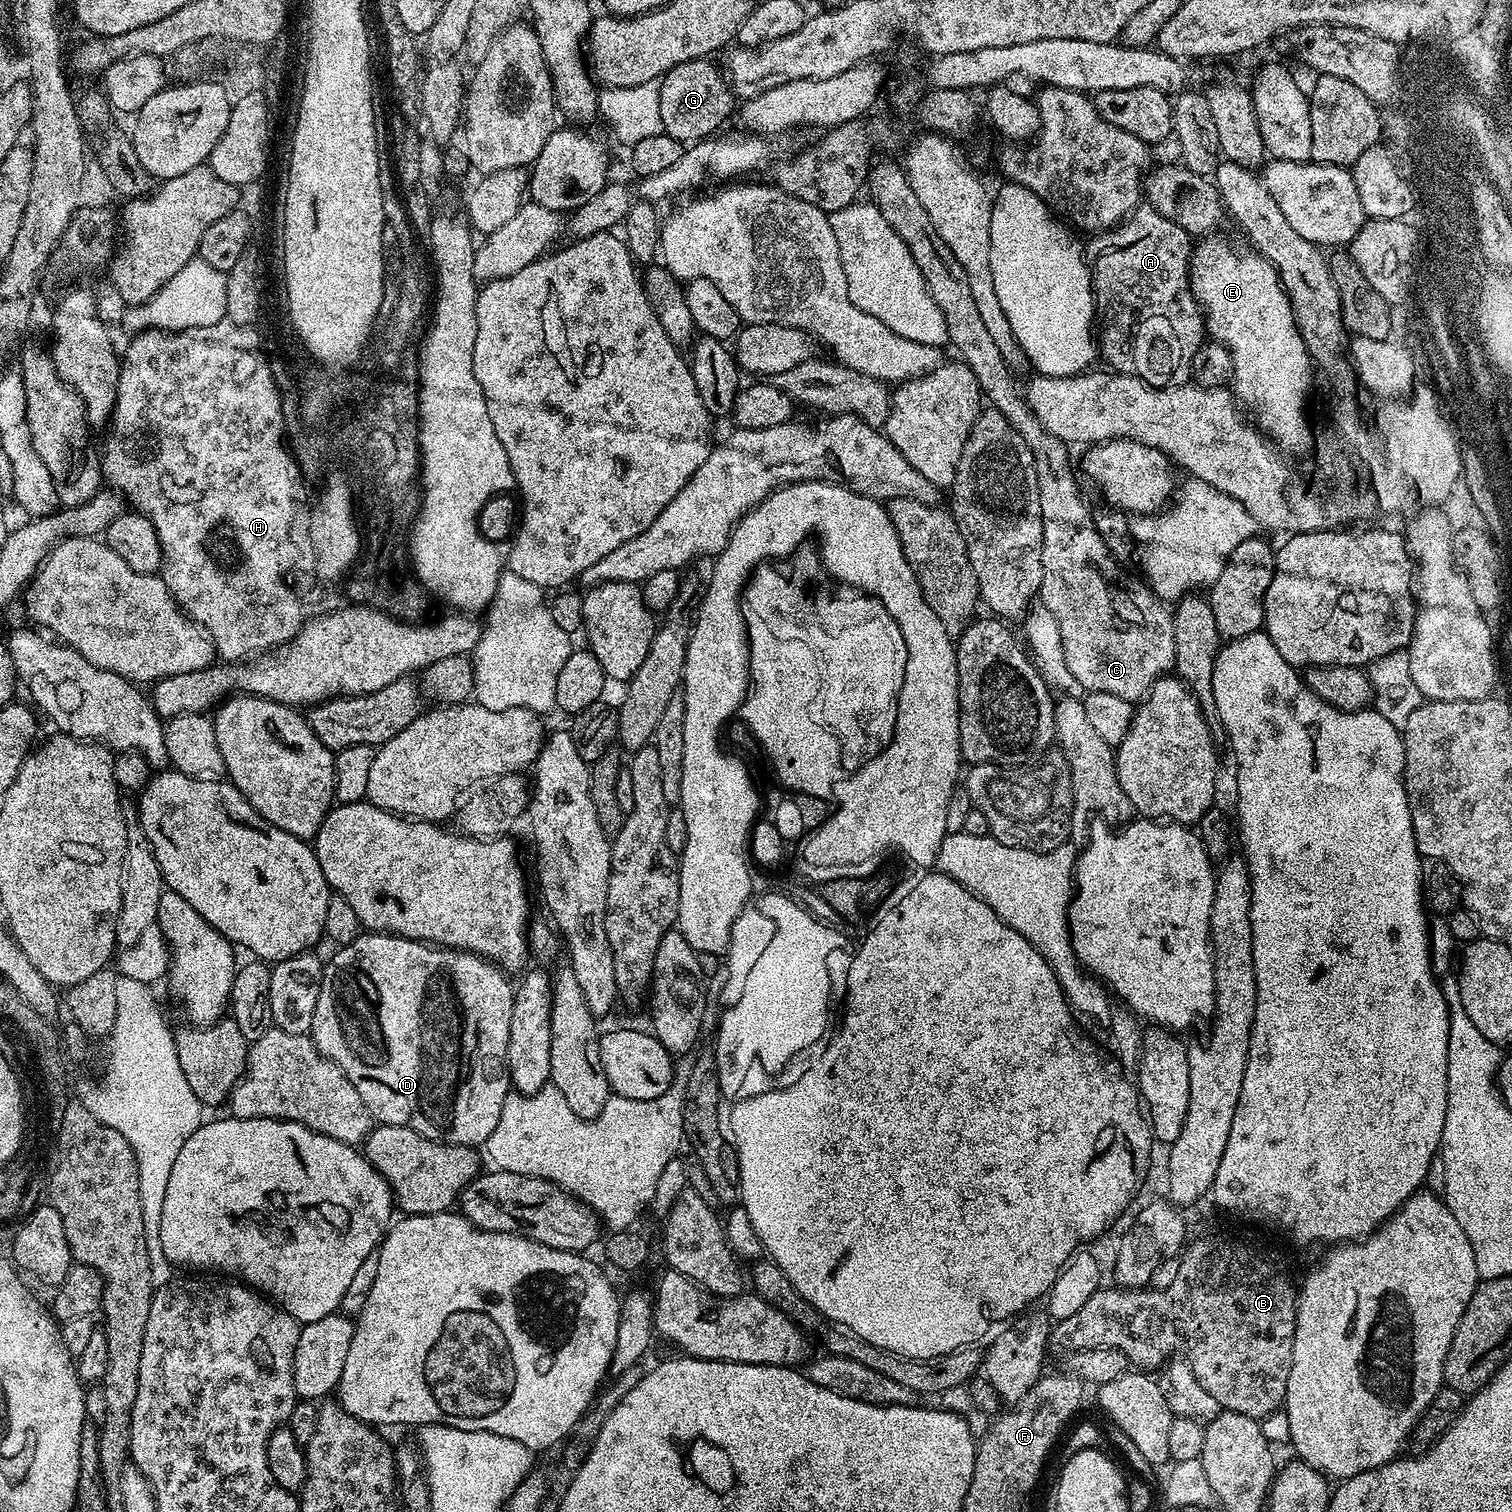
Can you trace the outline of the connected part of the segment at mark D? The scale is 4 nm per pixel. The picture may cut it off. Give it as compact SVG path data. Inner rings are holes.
M365 931L357 940L337 947L336 953L324 965L324 977L322 978L322 990L318 994L318 1007L314 1009L314 1022L312 1023L311 1037L314 1046L322 1056L325 1056L330 1062L334 1062L342 1070L342 1074L346 1074L346 1078L350 1078L350 1082L354 1086L354 1090L358 1090L358 1094L362 1094L362 1102L366 1102L366 1106L370 1110L373 1121L382 1124L393 1124L394 1126L406 1126L410 1130L414 1130L418 1134L422 1134L431 1140L441 1140L443 1144L467 1144L469 1146L487 1145L490 1134L494 1134L494 1126L498 1126L498 1118L502 1114L502 1106L504 1100L510 1095L510 1081L508 1079L508 1043L510 1042L510 1010L512 1009L512 993L514 984L497 965L492 961L484 959L482 956L475 956L473 952L461 952L450 948L441 948L433 946L423 940L408 940L404 936L393 936L387 932L369 932Z

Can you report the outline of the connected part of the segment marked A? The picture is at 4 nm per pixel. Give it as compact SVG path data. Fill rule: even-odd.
M1141 206L1124 221L1123 224L1116 225L1115 228L1099 233L1095 237L1096 240L1090 244L1090 252L1096 255L1096 264L1092 268L1092 291L1096 302L1095 319L1098 321L1098 352L1105 360L1107 367L1117 374L1127 374L1129 376L1137 376L1146 381L1150 386L1155 388L1173 388L1179 384L1189 383L1192 379L1191 359L1199 350L1200 345L1206 340L1206 329L1204 327L1204 317L1201 313L1199 304L1191 294L1188 282L1188 273L1192 267L1192 249L1194 247L1193 237L1188 235L1186 230L1182 230L1182 226L1178 226L1174 222L1170 222L1170 218L1166 218L1162 214L1158 214L1151 206Z

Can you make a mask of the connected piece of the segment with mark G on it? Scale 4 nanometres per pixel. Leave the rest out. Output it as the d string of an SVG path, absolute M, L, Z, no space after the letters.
M711 59L691 60L690 62L682 62L678 66L670 69L660 80L661 98L659 99L659 109L661 111L661 126L664 133L670 138L681 142L695 142L698 140L707 140L713 134L719 133L720 128L728 120L728 115L733 115L734 95L725 73L712 65Z

